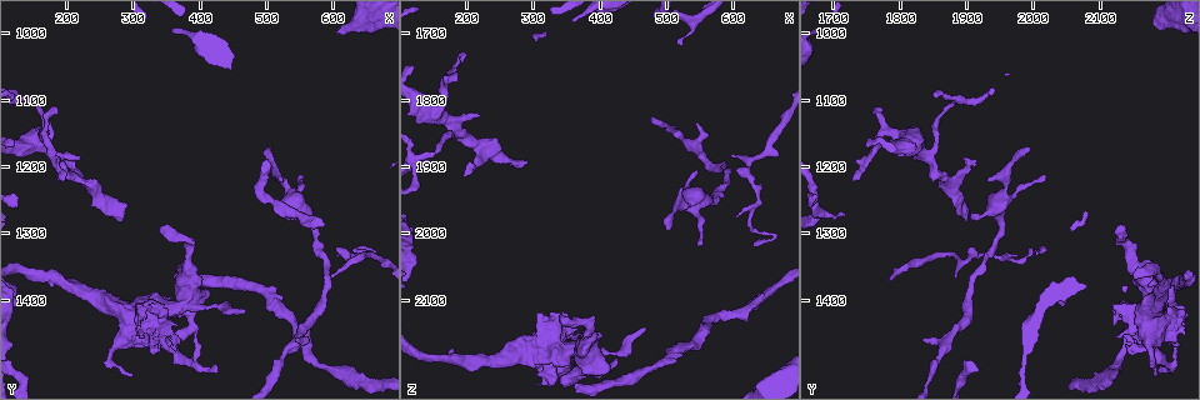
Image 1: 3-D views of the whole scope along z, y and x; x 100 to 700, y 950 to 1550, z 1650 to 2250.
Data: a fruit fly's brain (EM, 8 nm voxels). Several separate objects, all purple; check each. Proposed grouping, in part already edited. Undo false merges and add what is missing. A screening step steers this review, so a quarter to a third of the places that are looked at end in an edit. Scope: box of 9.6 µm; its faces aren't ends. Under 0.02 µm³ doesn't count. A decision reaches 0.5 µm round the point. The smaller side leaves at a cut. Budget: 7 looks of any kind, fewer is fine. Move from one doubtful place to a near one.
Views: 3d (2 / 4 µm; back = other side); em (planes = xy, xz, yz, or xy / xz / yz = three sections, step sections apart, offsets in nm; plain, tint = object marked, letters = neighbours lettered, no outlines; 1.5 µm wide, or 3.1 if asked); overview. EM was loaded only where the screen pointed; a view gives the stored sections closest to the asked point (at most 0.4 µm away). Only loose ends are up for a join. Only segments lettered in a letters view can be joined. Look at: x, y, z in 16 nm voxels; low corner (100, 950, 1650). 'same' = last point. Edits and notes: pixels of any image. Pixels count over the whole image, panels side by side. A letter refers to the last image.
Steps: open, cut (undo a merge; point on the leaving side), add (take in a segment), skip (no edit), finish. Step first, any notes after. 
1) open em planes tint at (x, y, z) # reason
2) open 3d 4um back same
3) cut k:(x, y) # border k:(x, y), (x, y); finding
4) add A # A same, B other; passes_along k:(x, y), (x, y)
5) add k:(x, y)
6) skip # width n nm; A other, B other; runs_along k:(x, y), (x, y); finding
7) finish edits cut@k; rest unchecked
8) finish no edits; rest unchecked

open 3d 4um back at (500, 1170, 1990) # branch stops here

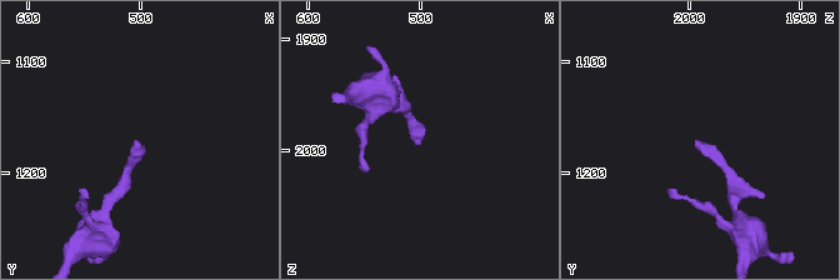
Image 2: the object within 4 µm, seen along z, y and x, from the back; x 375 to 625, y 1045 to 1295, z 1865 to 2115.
open em planes letters at (502, 1168, 1994) # shape alone is not enough

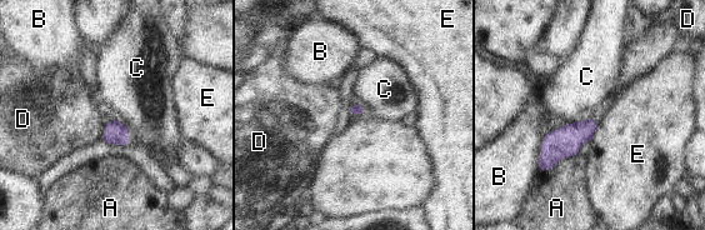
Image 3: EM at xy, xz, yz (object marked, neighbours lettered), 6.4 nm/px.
skip # longest_contact A 280 nm; A other, B other, C other, D other, E other; border 3:(106, 124), (101, 139); none of them fits

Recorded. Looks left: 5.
open em planes tint at (345, 1300, 2125) # branch stops here

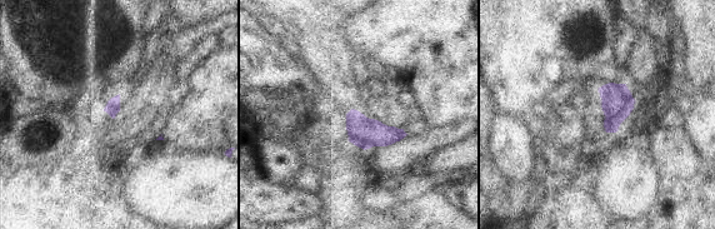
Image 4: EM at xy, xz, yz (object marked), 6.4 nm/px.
open em planes letters same # see the neighbours

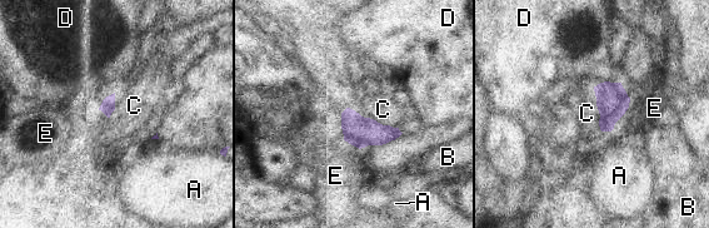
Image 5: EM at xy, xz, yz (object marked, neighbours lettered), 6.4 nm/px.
skip # A other, B other, C other, D other, E other; border 5:(349, 107), (364, 117), (397, 128); no lettered segment goes on from it

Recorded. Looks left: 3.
open em yz step 4 tint at (190, 1115, 1765) # branch stops here

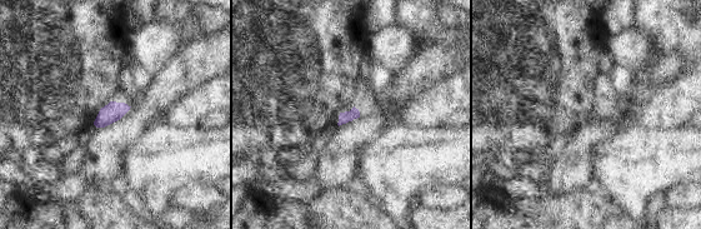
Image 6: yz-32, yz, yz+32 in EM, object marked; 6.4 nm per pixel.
open em planes letters same # another direction

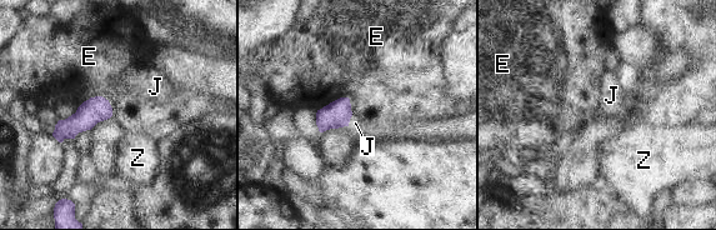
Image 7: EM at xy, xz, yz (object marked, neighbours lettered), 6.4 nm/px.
add J # E other, J same, Z other; passes_along 7:(338, 114), (349, 120), (355, 123); it goes on there

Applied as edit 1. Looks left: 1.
finish edits add@7; rest unchecked

